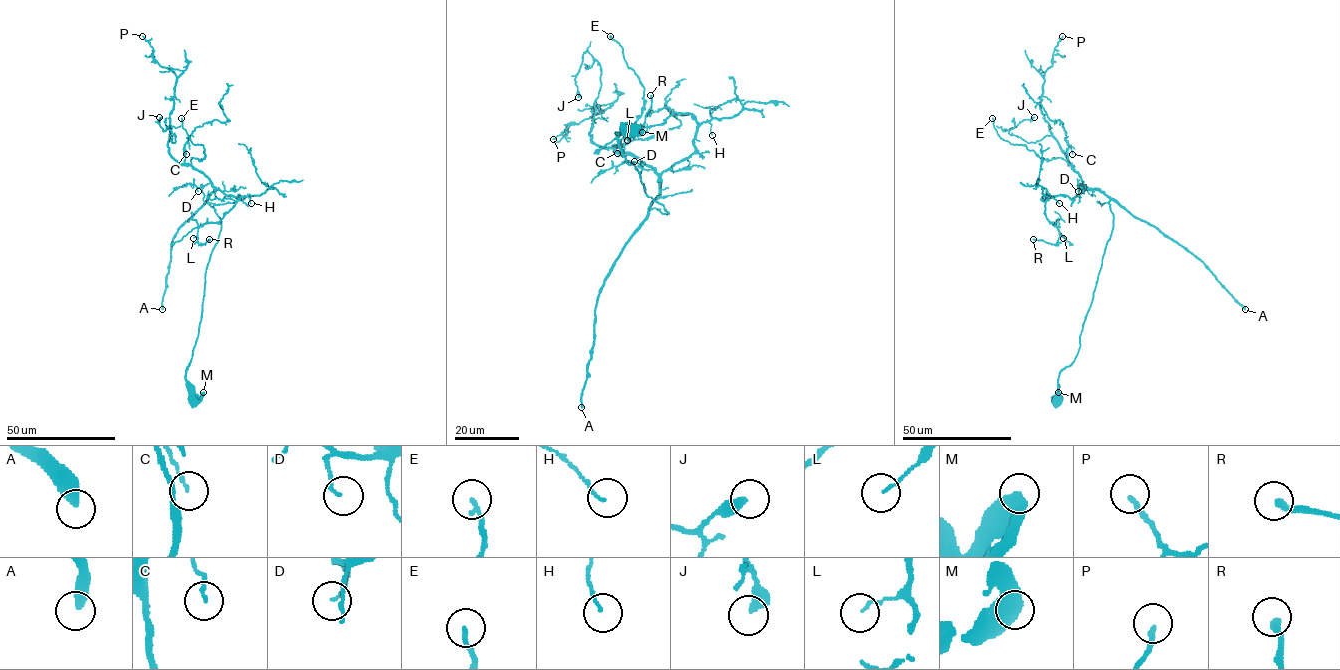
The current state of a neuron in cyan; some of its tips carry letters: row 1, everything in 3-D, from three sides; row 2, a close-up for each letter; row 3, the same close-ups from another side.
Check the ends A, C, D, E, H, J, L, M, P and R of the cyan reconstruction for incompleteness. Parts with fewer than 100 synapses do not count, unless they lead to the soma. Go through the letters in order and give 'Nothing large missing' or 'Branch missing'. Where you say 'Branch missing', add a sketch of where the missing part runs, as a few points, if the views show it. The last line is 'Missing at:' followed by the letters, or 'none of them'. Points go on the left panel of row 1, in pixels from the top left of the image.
A: Branch missing
C: Nothing large missing
D: Nothing large missing
E: Nothing large missing
H: Nothing large missing
J: Nothing large missing
L: Nothing large missing
M: Nothing large missing
P: Nothing large missing
R: Nothing large missing
Missing at: A

